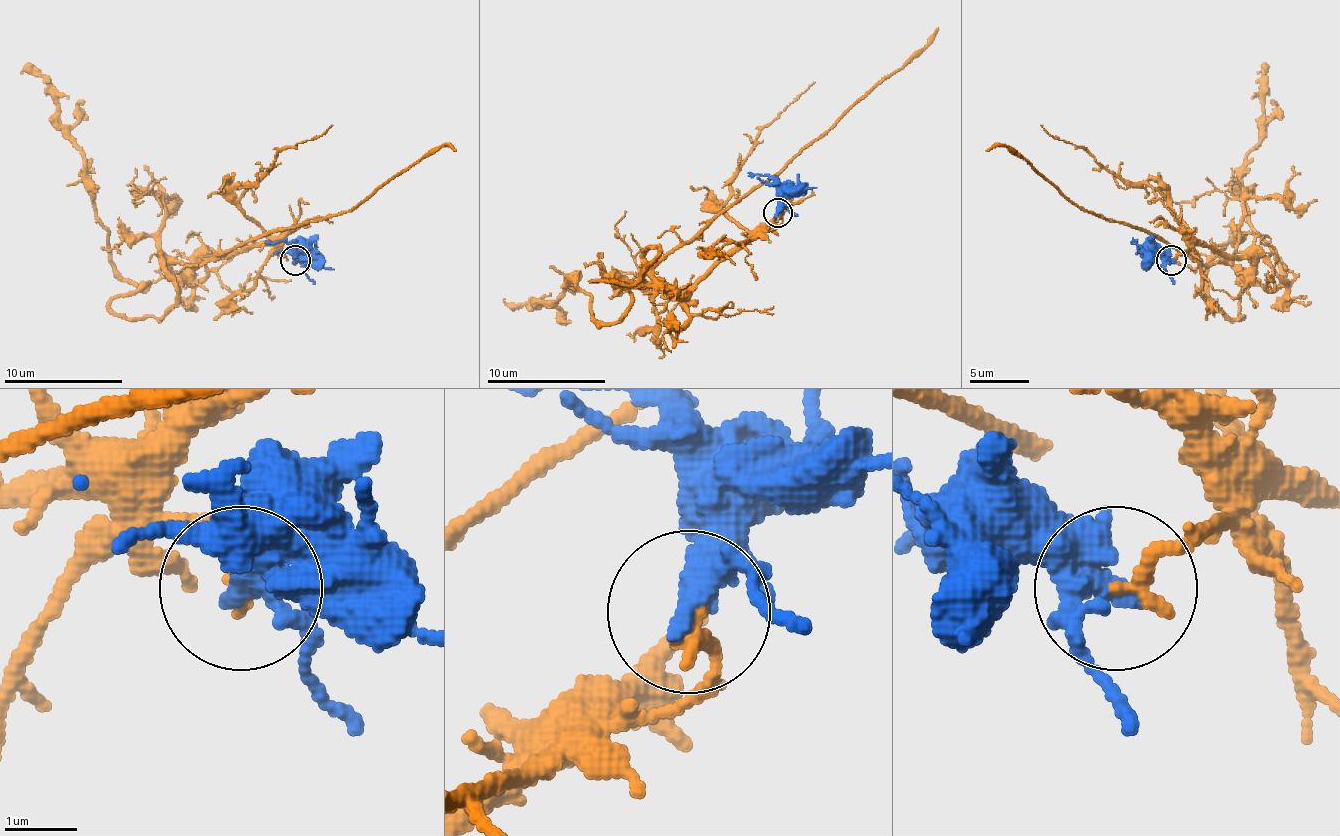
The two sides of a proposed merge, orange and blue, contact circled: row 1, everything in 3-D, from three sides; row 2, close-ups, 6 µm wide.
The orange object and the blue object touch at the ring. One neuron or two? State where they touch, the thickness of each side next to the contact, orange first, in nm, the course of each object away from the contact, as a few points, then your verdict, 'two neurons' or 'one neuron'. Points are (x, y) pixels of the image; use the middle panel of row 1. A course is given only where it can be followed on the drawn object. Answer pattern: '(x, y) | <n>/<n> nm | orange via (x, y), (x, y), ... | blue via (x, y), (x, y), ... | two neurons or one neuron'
(778, 213) | 220/380 nm | orange via (777, 213), (774, 228), (729, 249), (685, 290), (652, 273), (658, 261), (836, 124), (937, 26) | blue via (777, 213), (777, 184), (765, 175), (747, 172) | two neurons

